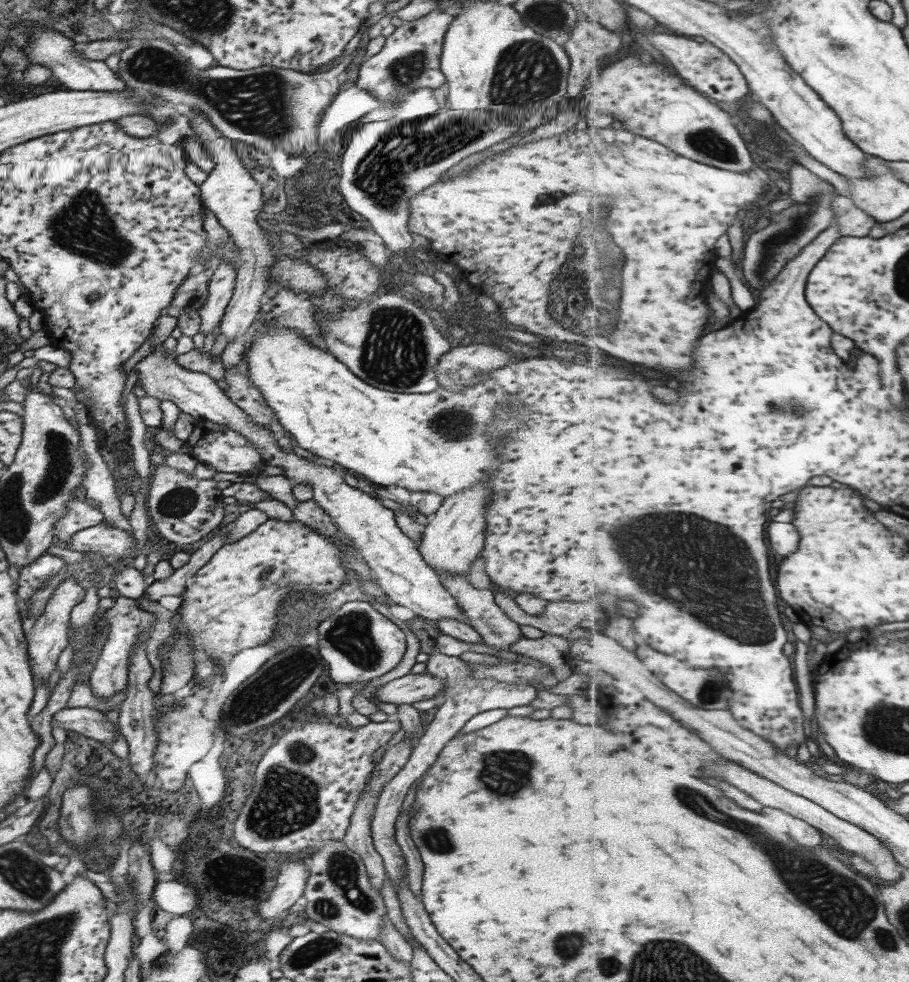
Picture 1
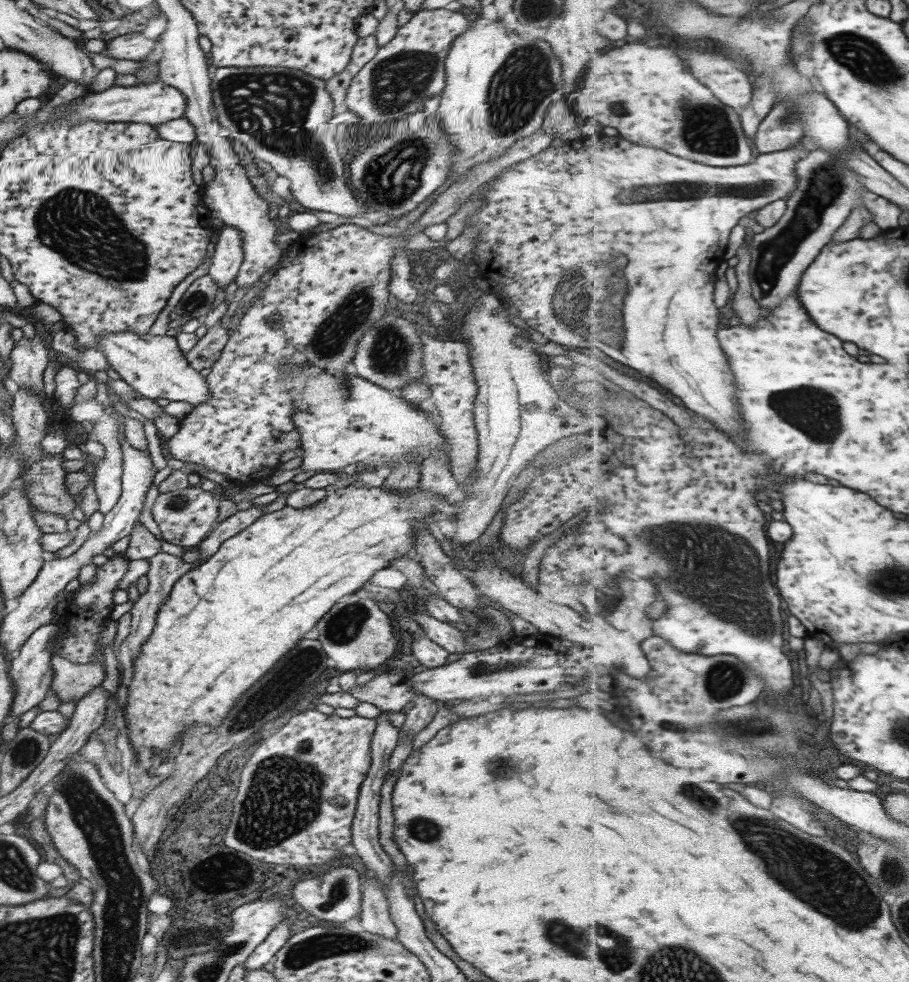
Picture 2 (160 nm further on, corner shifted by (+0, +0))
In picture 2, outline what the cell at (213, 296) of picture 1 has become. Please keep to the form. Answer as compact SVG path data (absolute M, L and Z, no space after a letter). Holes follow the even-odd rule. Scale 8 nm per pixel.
M224 225L214 238L214 253L206 274L215 281L218 289L228 286L236 277L242 263L242 236L235 227Z

